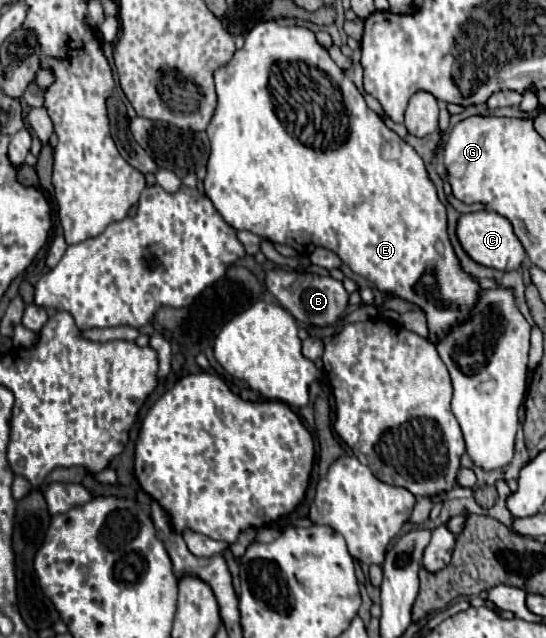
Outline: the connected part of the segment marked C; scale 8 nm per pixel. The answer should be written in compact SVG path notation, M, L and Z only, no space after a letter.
M479 210L479 212L463 214L457 222L457 238L463 246L463 250L477 264L493 268L493 270L501 270L501 272L517 270L521 266L521 262L525 260L525 250L523 250L519 238L515 236L511 222L493 210Z

